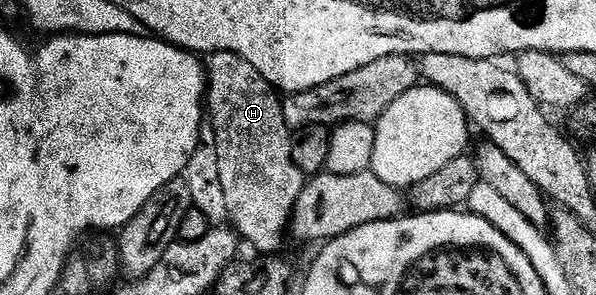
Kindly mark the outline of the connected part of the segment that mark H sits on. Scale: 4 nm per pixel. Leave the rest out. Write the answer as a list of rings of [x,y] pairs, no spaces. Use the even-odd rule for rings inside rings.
[[[214,51],[212,54],[208,56],[207,59],[207,115],[208,118],[211,120],[213,125],[213,132],[215,133],[215,145],[219,149],[219,177],[223,180],[223,193],[227,193],[227,213],[229,214],[229,223],[231,224],[234,231],[237,232],[238,236],[242,240],[245,239],[247,242],[250,243],[251,246],[254,247],[254,252],[257,253],[277,253],[280,252],[282,249],[281,246],[285,243],[285,233],[287,237],[287,232],[290,230],[291,227],[291,220],[293,218],[293,210],[295,209],[295,203],[299,201],[299,193],[304,189],[305,184],[307,182],[307,177],[301,170],[299,169],[299,165],[295,165],[295,161],[291,157],[291,145],[293,144],[293,140],[291,138],[291,128],[288,127],[285,123],[285,118],[283,117],[283,109],[281,108],[282,100],[275,94],[275,88],[265,80],[263,77],[263,73],[259,73],[259,69],[255,69],[255,65],[251,65],[251,61],[247,61],[242,55],[236,55],[235,53],[231,53],[230,51]]]

